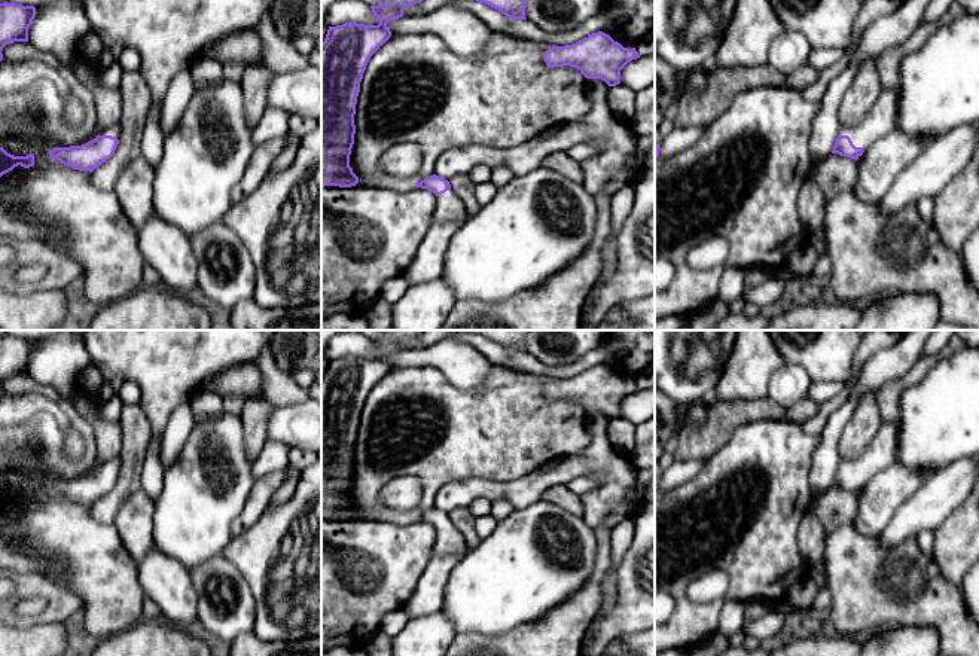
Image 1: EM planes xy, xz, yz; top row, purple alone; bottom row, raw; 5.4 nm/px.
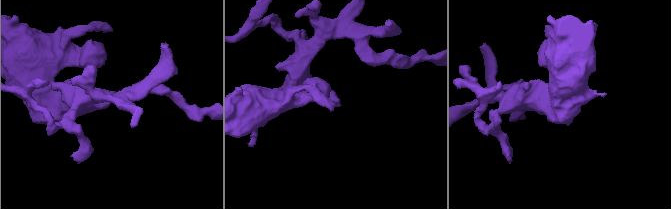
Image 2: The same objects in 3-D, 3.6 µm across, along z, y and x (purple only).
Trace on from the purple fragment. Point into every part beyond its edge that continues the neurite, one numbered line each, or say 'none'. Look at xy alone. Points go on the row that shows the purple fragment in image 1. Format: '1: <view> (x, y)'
1: xy (115, 130)

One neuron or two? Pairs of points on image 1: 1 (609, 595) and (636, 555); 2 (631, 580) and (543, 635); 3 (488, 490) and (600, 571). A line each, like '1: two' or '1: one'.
1: two
2: two
3: two

